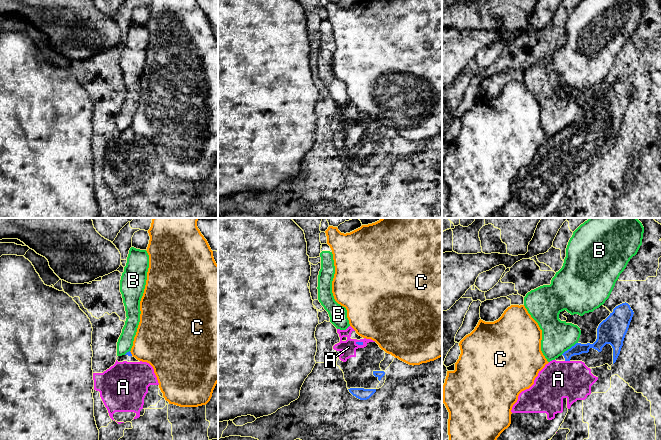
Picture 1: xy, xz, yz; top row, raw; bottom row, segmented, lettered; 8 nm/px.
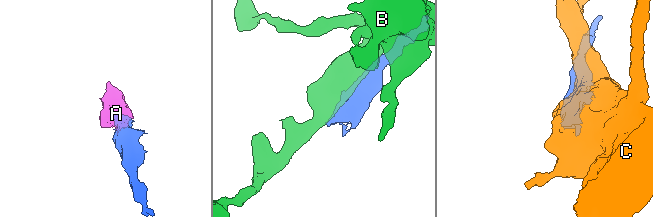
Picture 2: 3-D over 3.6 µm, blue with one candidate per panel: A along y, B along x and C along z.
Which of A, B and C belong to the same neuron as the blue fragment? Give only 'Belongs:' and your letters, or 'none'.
Belongs: A

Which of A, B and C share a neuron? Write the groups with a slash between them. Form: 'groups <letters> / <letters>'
groups A / B / C

